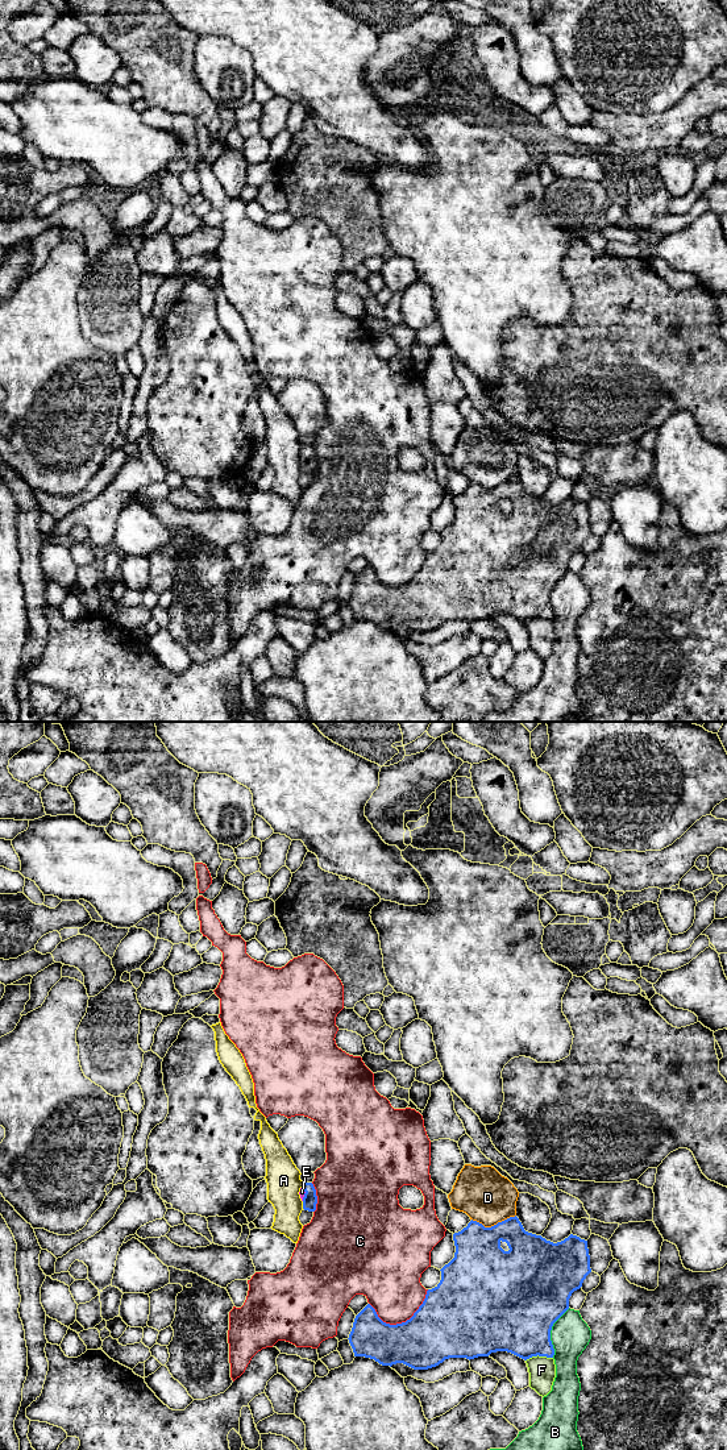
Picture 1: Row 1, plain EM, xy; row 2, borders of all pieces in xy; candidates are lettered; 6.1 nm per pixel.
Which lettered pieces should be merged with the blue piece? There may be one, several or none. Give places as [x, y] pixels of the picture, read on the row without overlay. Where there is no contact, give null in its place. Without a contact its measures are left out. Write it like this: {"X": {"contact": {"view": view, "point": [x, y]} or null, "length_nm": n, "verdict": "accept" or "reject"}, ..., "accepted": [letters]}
{"A": {"contact": {"view": "xy", "point": [303, 468]}, "length_nm": 50, "verdict": "reject"}, "B": {"contact": {"view": "xy", "point": [549, 595]}, "length_nm": 320, "verdict": "reject"}, "C": {"contact": {"view": "xy", "point": [402, 585]}, "length_nm": 380, "verdict": "reject"}, "D": {"contact": {"view": "xy", "point": [494, 487]}, "length_nm": 280, "verdict": "reject"}, "E": {"contact": {"view": "xy", "point": [304, 456]}, "length_nm": 90, "verdict": "accept"}, "F": {"contact": {"view": "xy", "point": [539, 618]}, "length_nm": 170, "verdict": "reject"}, "accepted": ["E"]}

